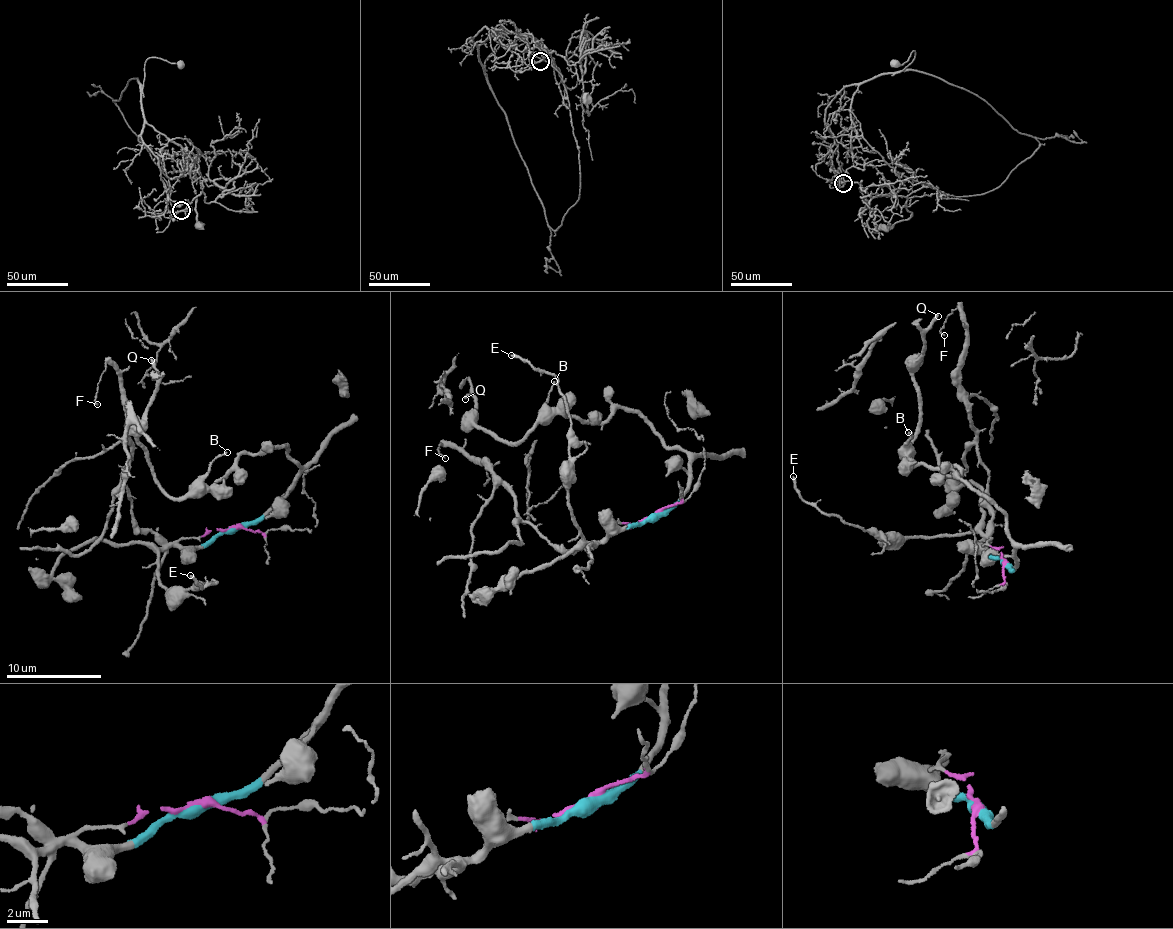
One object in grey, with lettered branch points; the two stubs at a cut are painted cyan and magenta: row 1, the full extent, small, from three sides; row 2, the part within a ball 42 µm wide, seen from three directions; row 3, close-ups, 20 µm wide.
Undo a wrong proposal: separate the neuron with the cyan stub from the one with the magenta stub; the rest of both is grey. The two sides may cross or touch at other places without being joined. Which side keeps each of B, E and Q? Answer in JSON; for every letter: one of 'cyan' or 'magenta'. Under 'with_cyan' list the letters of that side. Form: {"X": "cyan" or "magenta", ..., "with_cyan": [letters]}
{"B": "cyan", "E": "cyan", "Q": "cyan", "with_cyan": ["B", "E", "Q"]}

